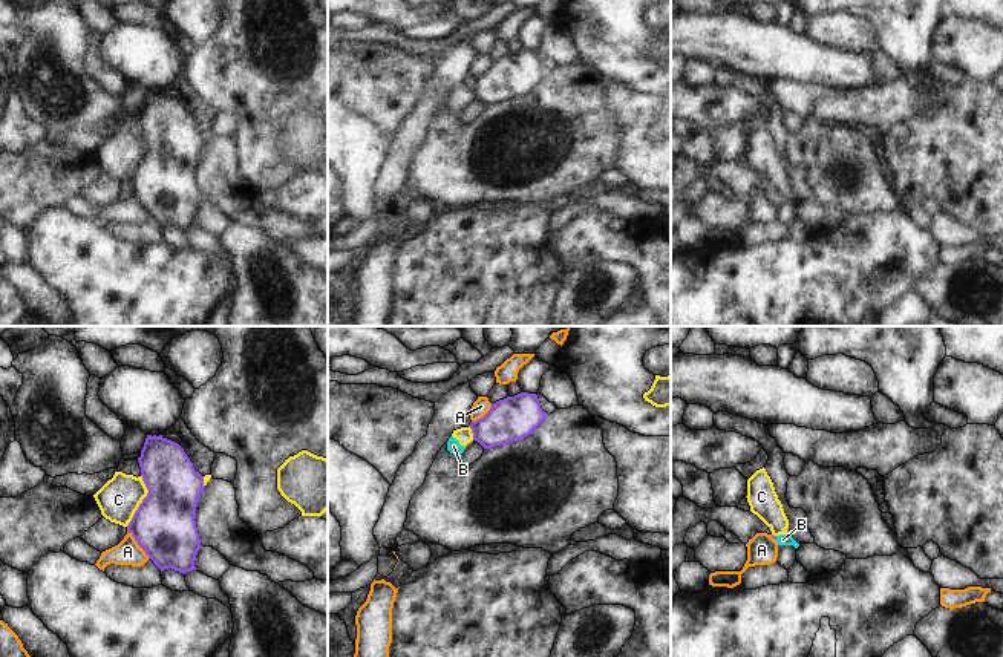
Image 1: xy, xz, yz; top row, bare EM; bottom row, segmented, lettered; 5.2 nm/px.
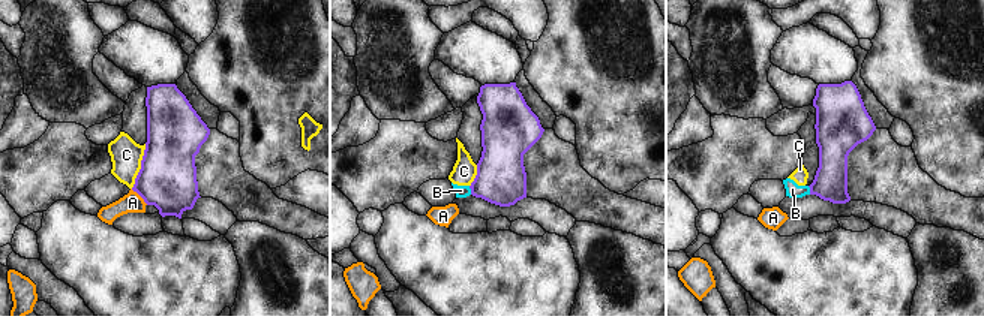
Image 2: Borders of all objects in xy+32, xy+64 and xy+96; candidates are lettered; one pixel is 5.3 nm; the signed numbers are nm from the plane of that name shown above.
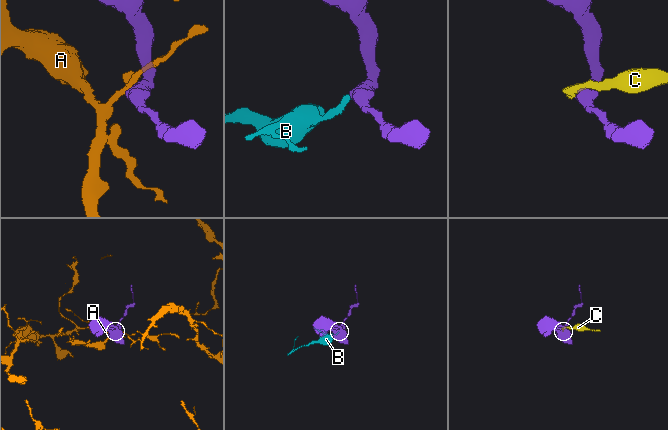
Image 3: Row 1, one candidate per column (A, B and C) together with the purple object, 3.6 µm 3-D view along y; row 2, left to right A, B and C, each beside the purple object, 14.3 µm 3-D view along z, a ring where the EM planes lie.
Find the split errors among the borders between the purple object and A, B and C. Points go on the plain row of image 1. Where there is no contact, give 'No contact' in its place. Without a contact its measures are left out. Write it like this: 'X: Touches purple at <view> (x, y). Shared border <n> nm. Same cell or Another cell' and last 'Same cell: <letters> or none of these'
A: Touches purple at xy (138, 201). Shared border 190 nm. Another cell
B: No contact. Another cell
C: Touches purple at xy (143, 158). Shared border 280 nm. Another cell
Same cell: none of these

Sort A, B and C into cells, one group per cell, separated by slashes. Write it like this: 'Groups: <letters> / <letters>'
Groups: A / B C

